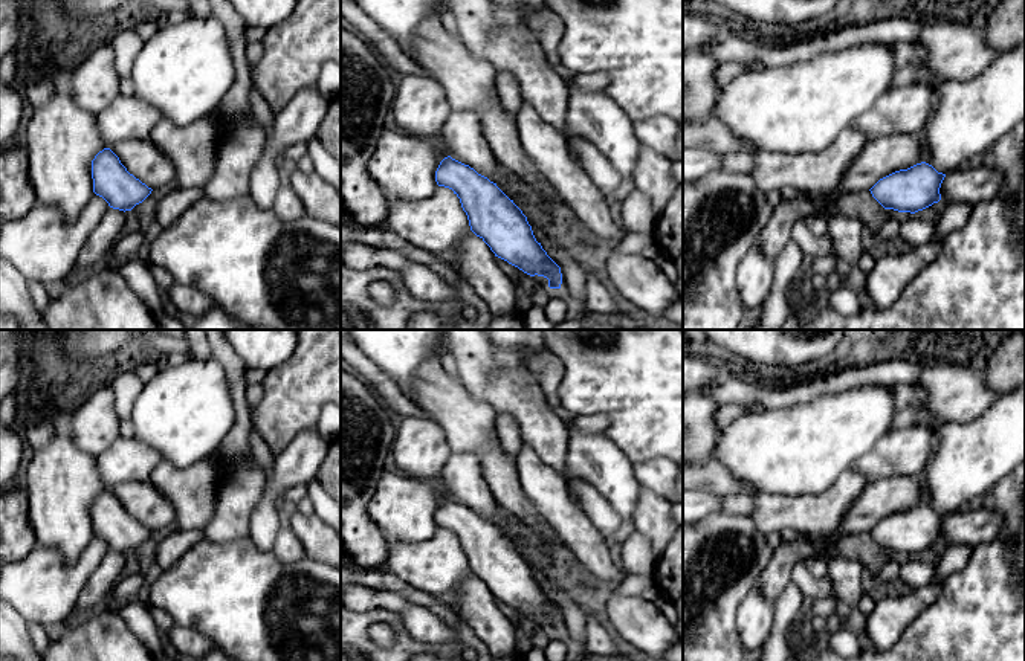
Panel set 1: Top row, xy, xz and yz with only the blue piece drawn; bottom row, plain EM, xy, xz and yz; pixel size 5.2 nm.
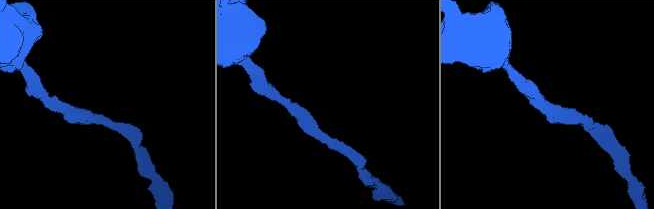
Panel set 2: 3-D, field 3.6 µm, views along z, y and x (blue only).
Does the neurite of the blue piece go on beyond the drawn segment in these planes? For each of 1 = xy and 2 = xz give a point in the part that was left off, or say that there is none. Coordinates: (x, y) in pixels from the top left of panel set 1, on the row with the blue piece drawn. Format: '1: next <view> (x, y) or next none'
1: next none
2: next none

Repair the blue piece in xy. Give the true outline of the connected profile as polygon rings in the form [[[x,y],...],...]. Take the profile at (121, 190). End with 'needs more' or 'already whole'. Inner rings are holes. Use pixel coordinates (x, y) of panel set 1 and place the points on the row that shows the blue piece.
[[[104,148],[92,160],[92,179],[93,192],[110,208],[124,212],[142,203],[153,191],[130,174],[110,148]]]; already whole

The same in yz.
[[[921,162],[880,179],[869,191],[884,209],[915,214],[941,200],[944,177],[946,174]]]; already whole

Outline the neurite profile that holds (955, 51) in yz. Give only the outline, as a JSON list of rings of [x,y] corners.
[[[958,21],[926,24],[917,44],[926,52],[926,58],[918,67],[936,73],[943,82],[973,79],[999,56],[987,44],[982,29]]]

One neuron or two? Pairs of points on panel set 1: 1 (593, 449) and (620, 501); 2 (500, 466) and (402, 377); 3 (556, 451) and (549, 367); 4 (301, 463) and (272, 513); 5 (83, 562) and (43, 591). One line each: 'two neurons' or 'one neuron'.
1: one neuron
2: two neurons
3: two neurons
4: one neuron
5: one neuron

